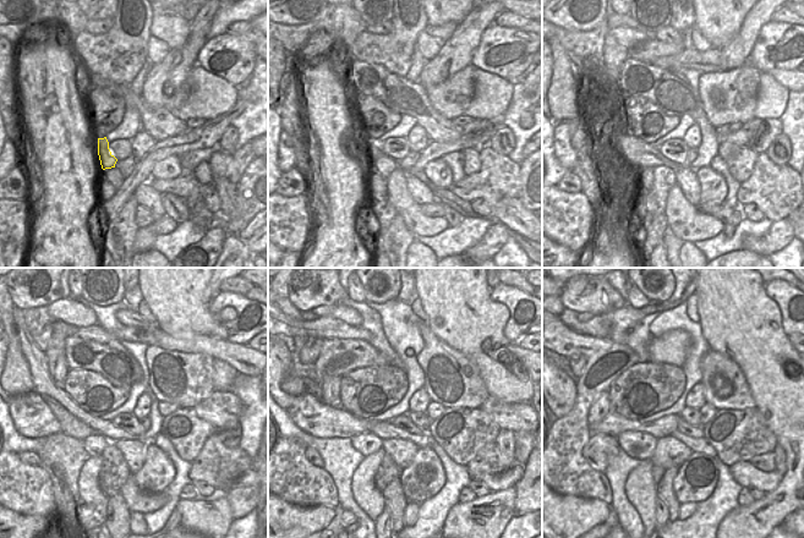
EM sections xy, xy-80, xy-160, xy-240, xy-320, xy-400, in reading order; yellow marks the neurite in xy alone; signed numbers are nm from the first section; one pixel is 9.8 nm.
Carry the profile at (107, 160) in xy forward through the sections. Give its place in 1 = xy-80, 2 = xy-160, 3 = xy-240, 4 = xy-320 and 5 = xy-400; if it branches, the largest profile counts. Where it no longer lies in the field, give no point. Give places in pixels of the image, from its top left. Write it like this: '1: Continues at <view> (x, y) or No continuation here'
1: Continues at xy-80 (383, 165)
2: Continues at xy-160 (663, 177)
3: Continues at xy-240 (114, 471)
4: Continues at xy-320 (387, 471)
5: Continues at xy-400 (657, 472).

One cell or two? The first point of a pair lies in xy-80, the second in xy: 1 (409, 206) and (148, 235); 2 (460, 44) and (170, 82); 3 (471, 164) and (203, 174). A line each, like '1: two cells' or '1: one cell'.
1: two cells
2: one cell
3: one cell

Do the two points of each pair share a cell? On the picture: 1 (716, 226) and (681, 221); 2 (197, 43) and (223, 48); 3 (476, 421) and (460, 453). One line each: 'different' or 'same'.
1: same
2: different
3: same

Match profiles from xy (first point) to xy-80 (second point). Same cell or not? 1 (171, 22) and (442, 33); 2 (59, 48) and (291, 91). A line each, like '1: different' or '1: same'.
1: same
2: different

